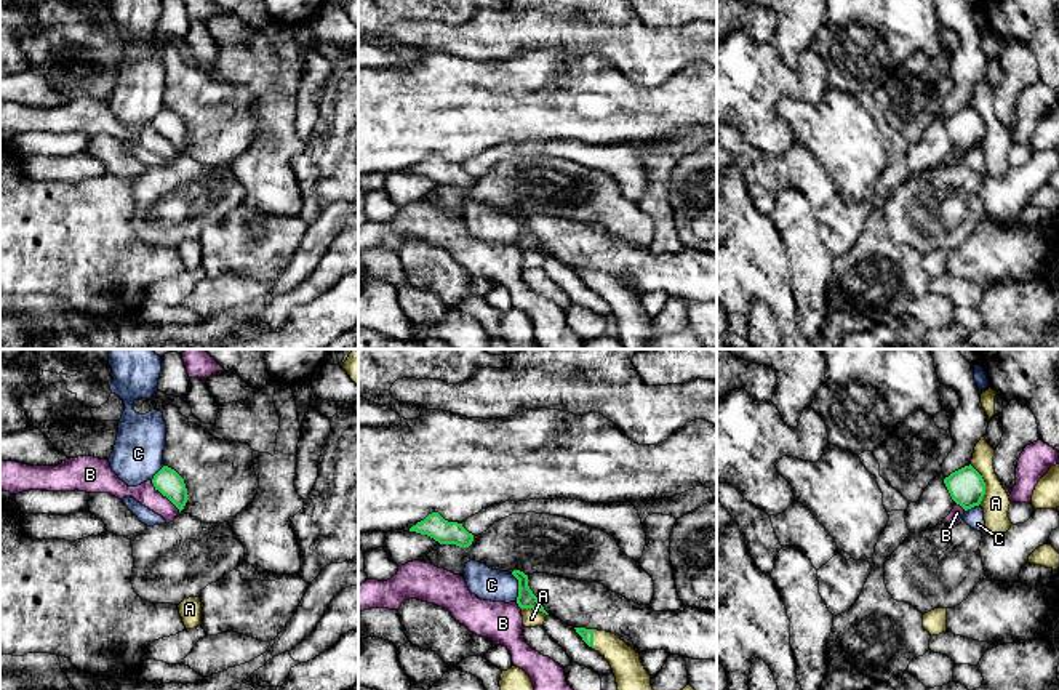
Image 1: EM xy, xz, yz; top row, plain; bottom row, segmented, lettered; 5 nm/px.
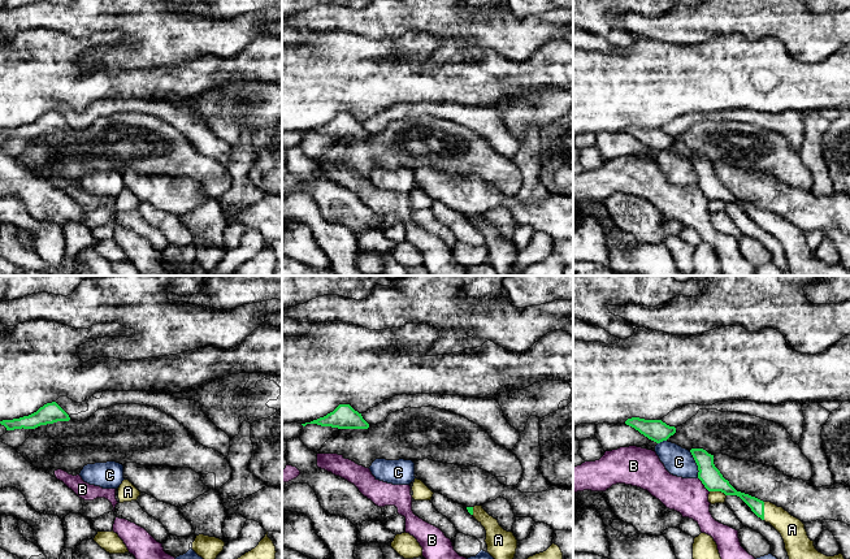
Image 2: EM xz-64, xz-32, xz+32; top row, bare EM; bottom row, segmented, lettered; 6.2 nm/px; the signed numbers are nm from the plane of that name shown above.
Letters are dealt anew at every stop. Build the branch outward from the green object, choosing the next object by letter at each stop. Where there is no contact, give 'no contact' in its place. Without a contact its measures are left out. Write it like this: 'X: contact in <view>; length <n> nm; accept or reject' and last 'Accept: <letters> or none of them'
A: contact in yz; length 220 nm; accept
B: contact in xy; length 220 nm; reject
C: contact in xz; length 150 nm; reject
Accept: A

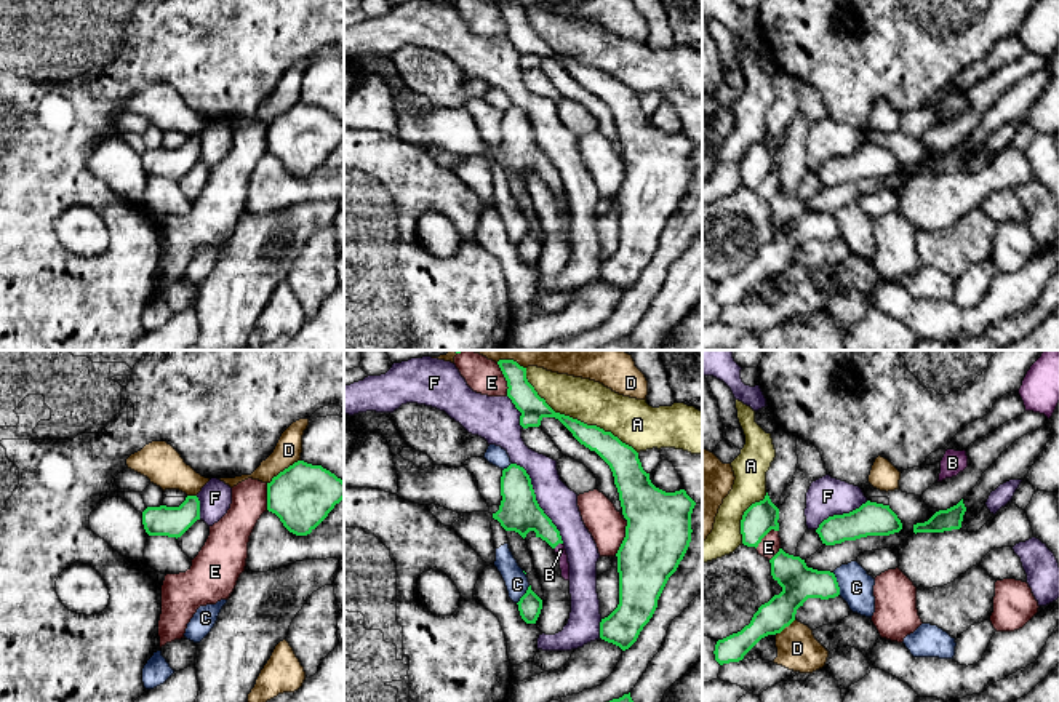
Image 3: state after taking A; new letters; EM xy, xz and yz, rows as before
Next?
A: contact in xz; length 700 nm; reject
B: contact in xz; length 60 nm; accept
C: contact in yz; length 120 nm; reject
D: contact in xy; length 200 nm; reject
E: contact in xz; length 180 nm; reject
F: contact in xz; length 480 nm; reject
Accept: B

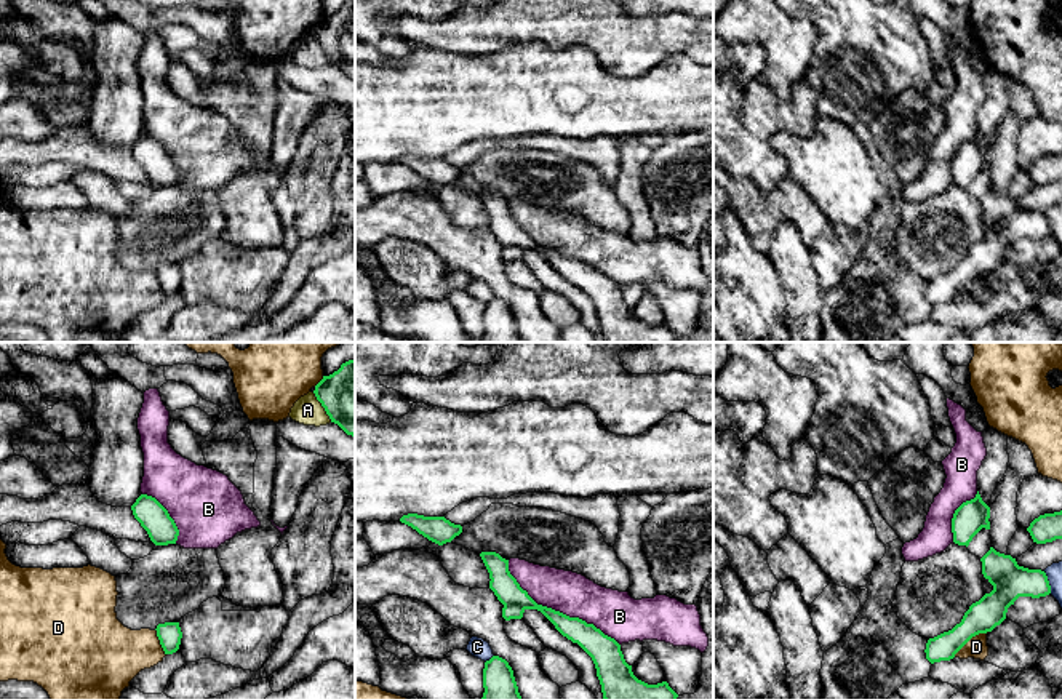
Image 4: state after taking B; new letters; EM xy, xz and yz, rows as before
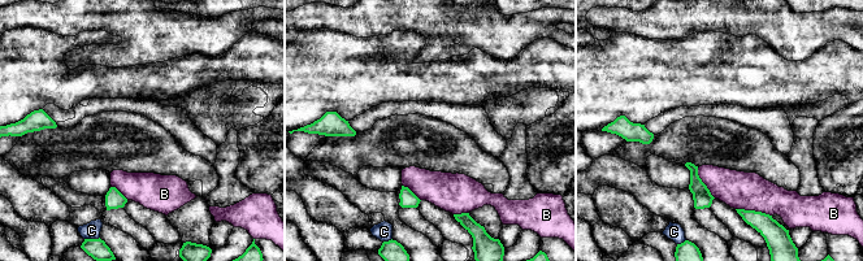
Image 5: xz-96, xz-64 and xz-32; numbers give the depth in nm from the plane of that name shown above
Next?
A: contact in xy; length 180 nm; reject
B: contact in xz; length 700 nm; reject
C: contact in xz; length 60 nm; reject
D: contact in yz; length 220 nm; reject
Accept: none of them

